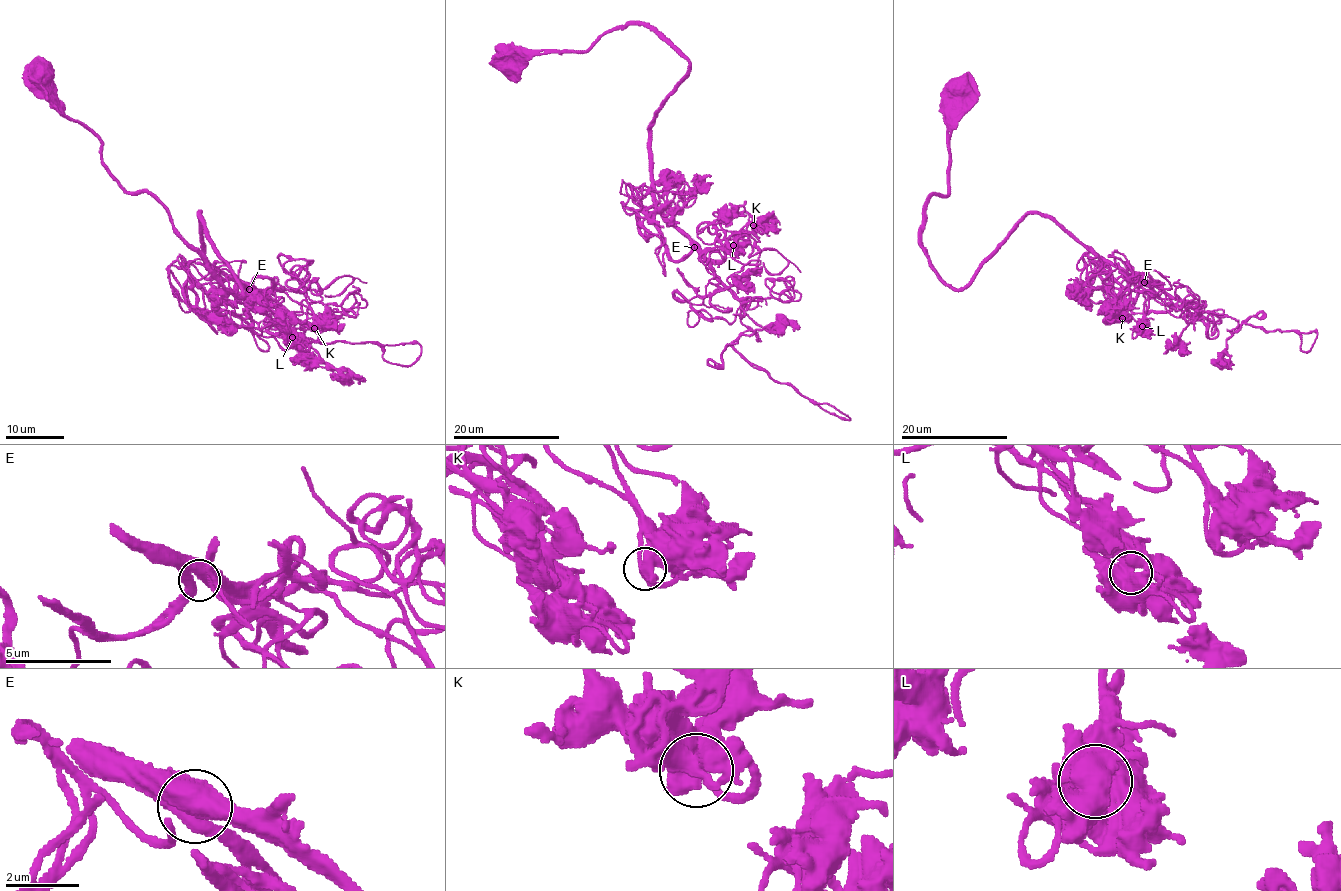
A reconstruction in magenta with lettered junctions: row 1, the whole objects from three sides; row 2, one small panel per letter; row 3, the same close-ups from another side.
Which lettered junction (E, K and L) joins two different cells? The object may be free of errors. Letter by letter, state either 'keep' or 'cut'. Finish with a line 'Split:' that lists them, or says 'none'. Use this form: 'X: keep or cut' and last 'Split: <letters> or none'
E: keep
K: keep
L: keep
Split: none

